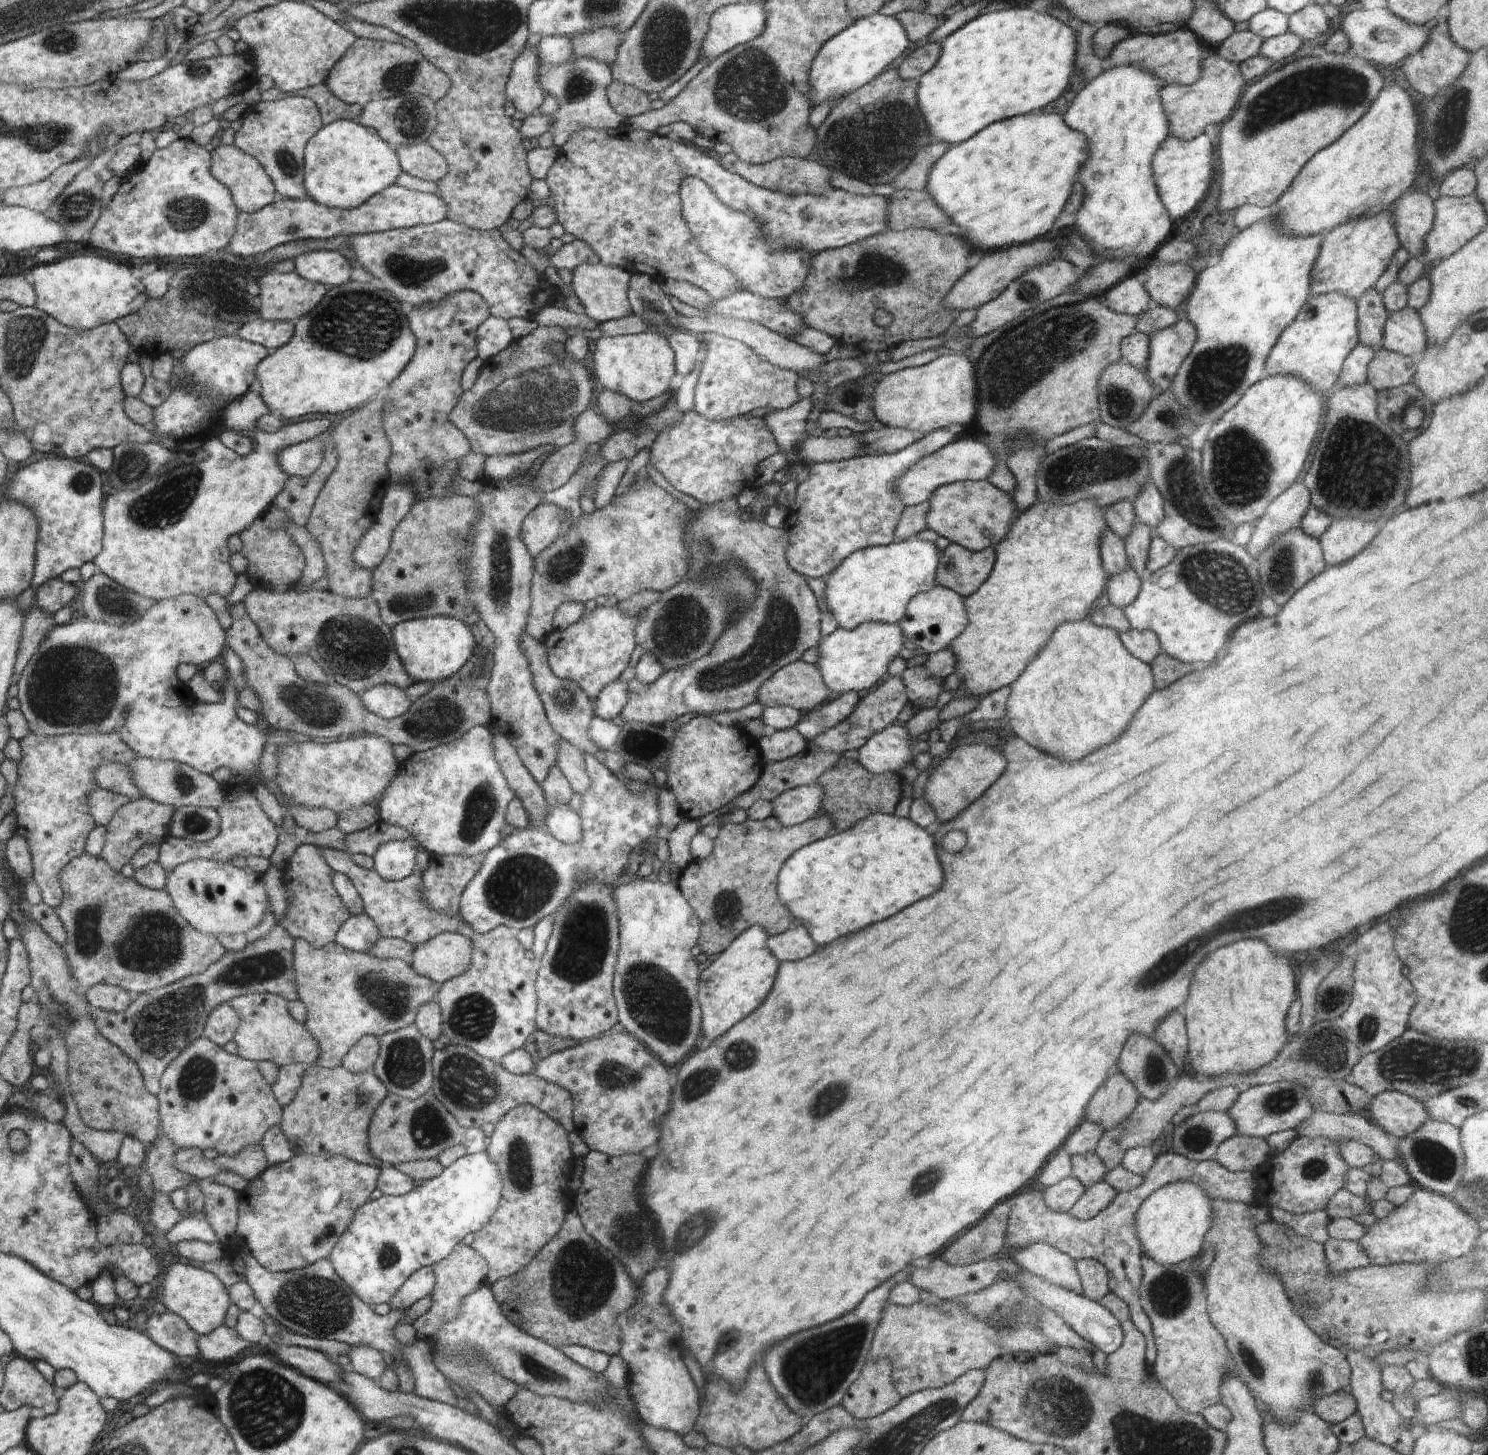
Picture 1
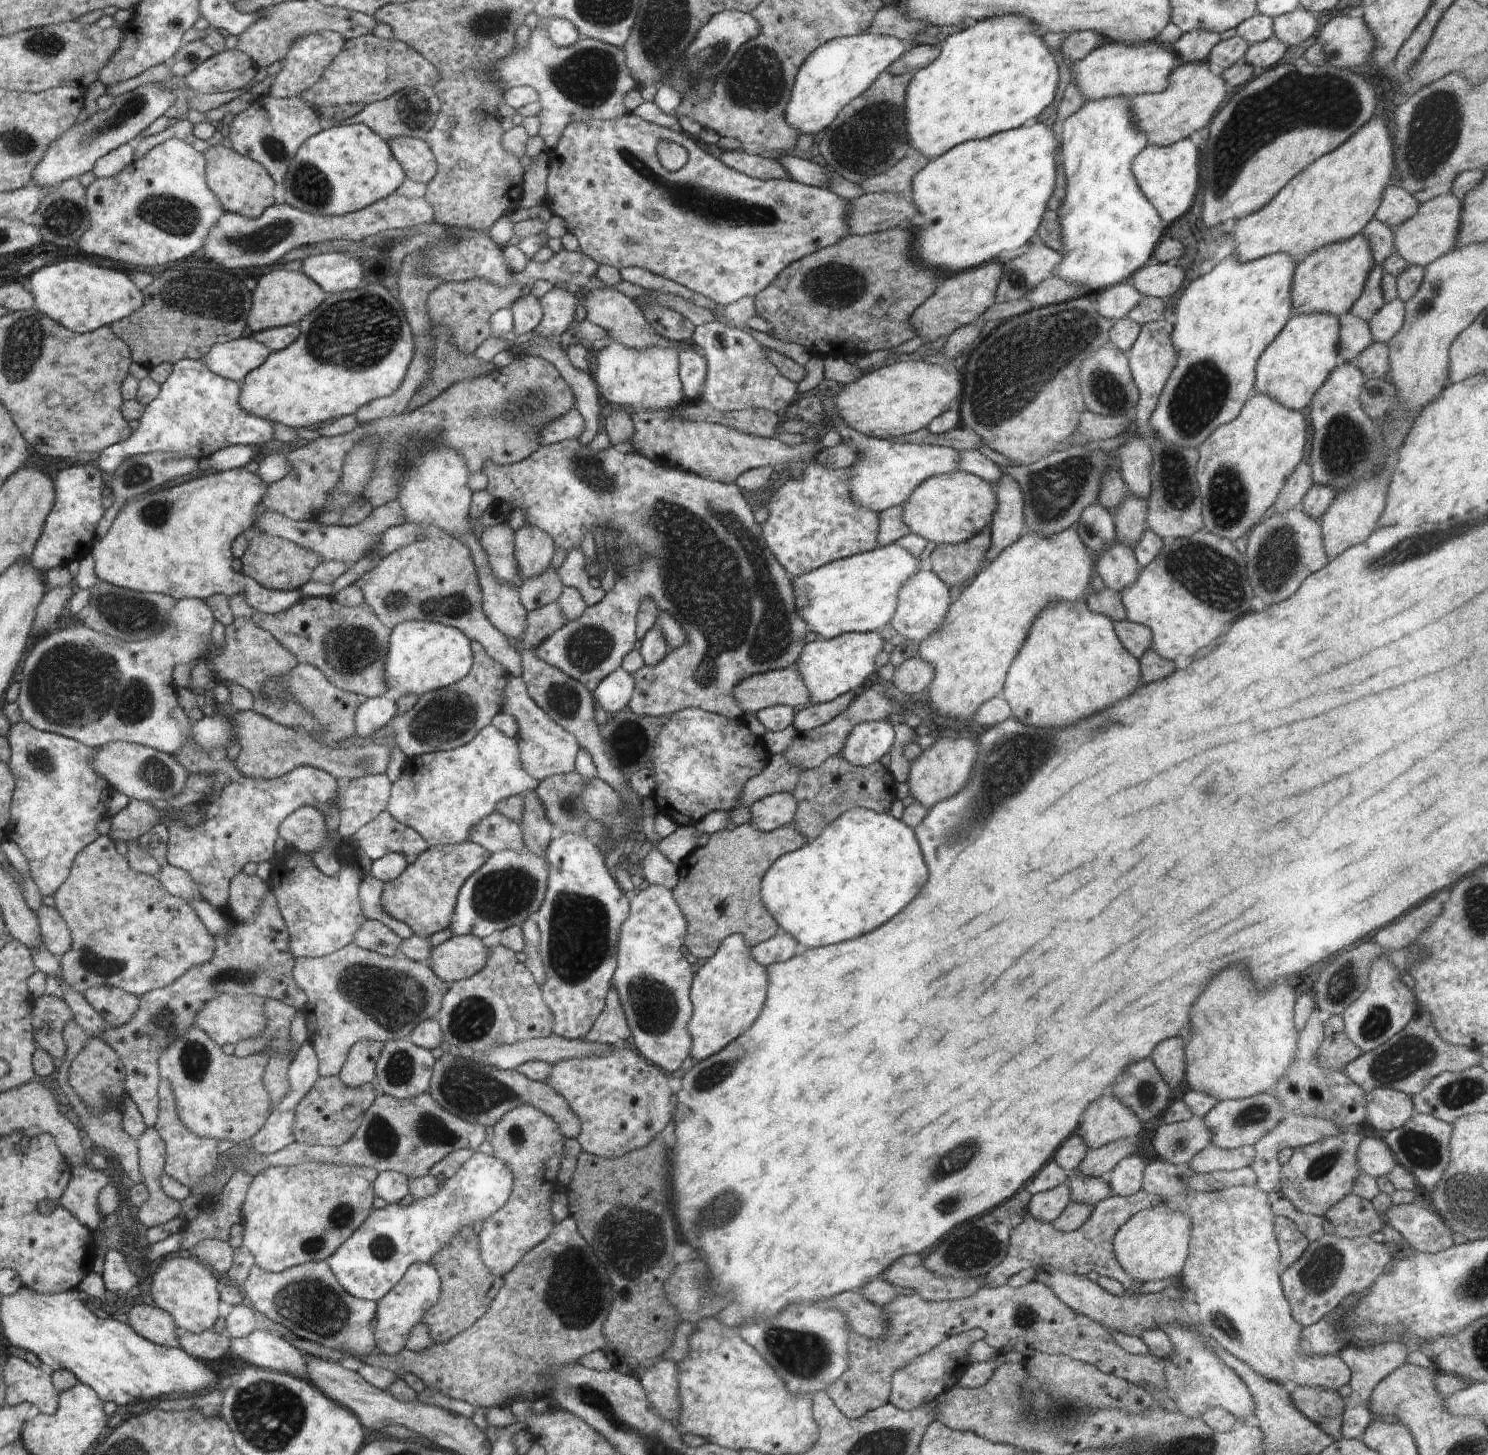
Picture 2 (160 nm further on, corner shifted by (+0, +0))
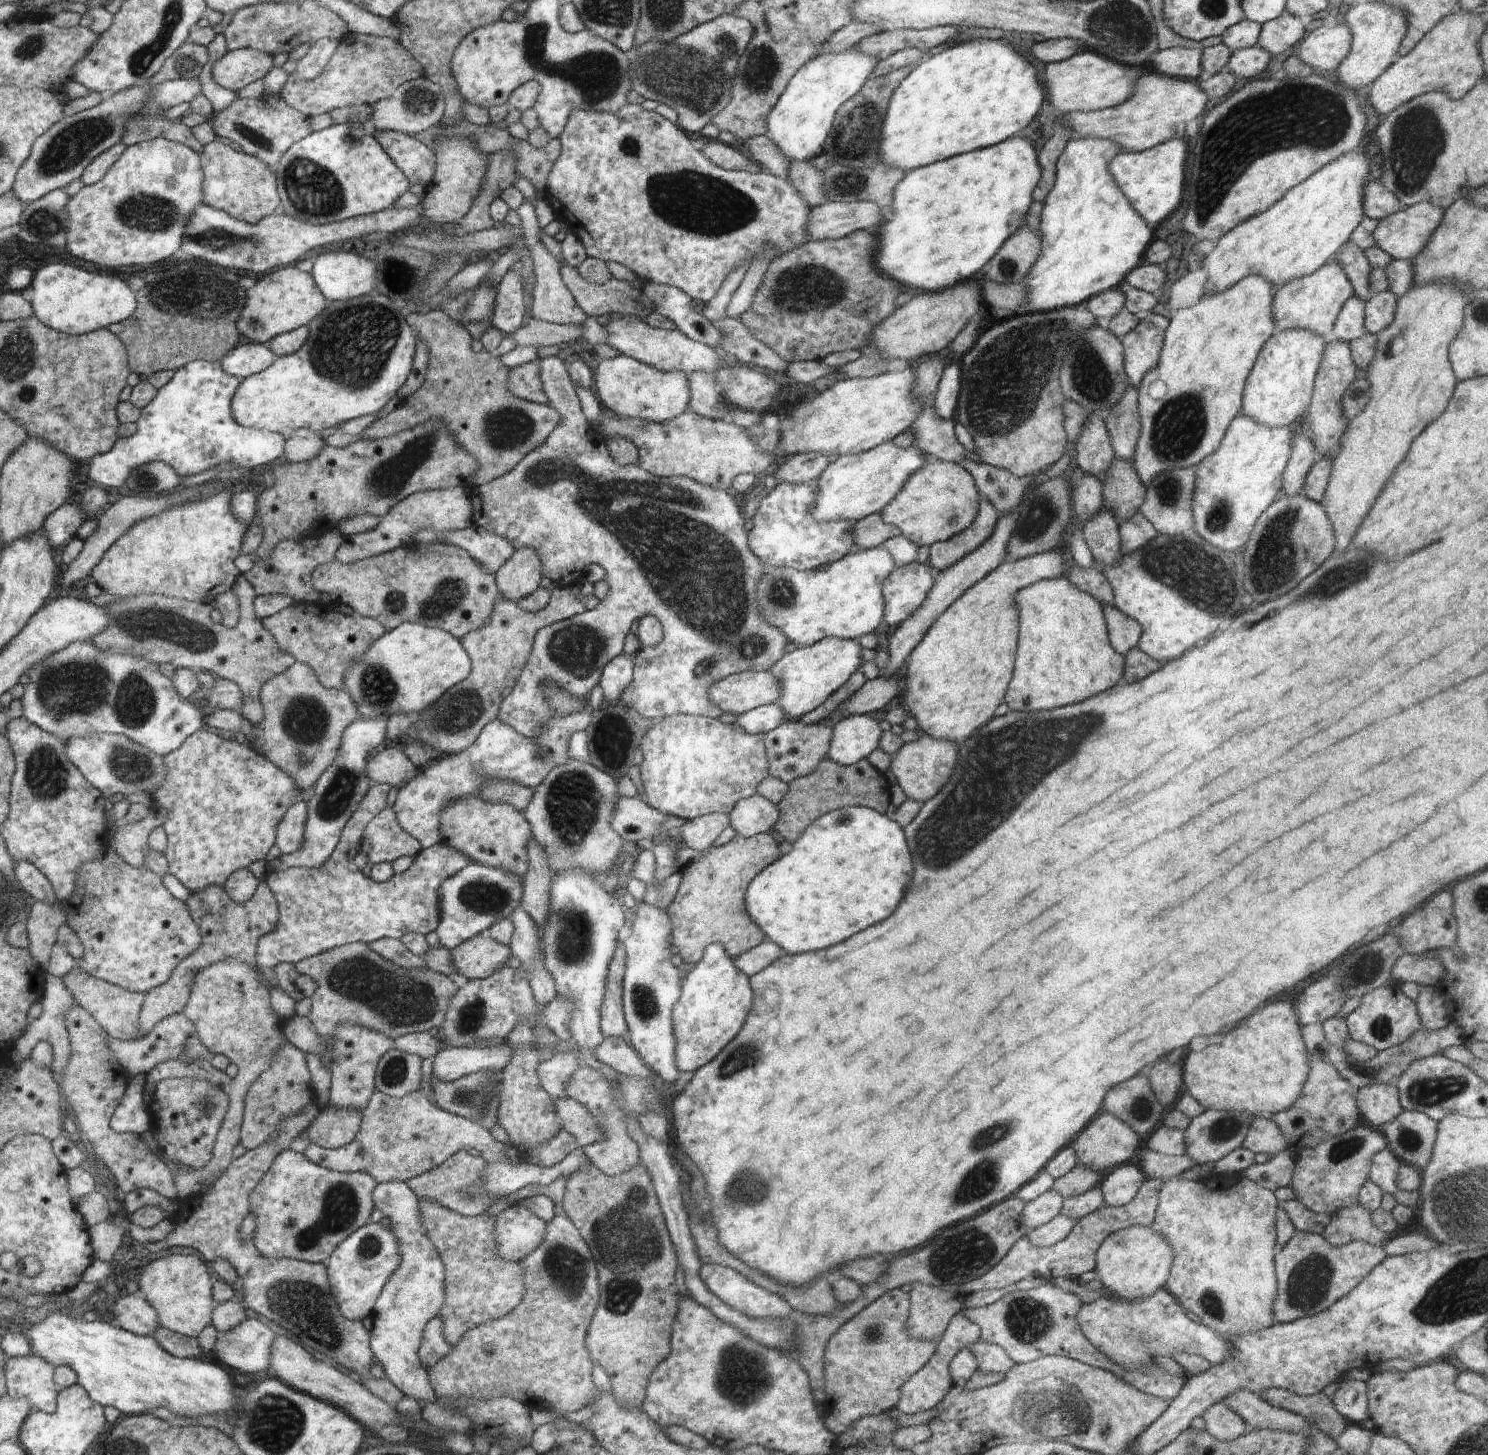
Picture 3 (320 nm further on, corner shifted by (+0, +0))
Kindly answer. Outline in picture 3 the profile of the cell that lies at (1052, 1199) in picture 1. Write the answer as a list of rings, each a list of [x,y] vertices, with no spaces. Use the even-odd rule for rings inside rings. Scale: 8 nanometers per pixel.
[[[1050,1189],[1038,1198],[1027,1202],[1023,1208],[1022,1219],[1028,1230],[1045,1225],[1056,1215],[1060,1214],[1063,1207],[1063,1196]]]

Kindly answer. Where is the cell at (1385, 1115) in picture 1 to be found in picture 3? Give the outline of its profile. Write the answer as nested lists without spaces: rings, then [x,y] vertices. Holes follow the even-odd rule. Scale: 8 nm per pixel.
[[[1372,1083],[1355,1090],[1359,1112],[1374,1126],[1382,1126],[1396,1118],[1403,1109],[1395,1084]]]

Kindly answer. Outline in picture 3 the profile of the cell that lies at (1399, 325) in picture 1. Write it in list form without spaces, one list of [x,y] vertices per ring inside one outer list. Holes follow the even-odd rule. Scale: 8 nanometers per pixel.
[[[1390,289],[1372,295],[1365,302],[1365,330],[1376,336],[1384,330],[1393,319],[1396,303],[1397,296]]]

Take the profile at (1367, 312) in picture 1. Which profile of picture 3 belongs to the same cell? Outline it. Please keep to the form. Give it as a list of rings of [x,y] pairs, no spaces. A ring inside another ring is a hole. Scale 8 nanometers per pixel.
[[[1350,240],[1339,248],[1336,258],[1351,282],[1353,294],[1366,302],[1372,296],[1368,284],[1372,268],[1364,251]]]

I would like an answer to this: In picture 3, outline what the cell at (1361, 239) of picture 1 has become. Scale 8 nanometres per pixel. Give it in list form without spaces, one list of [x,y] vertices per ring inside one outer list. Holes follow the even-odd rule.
[[[1336,256],[1314,274],[1290,281],[1276,289],[1272,297],[1272,316],[1276,325],[1275,333],[1286,329],[1311,330],[1319,337],[1333,329],[1338,313],[1342,310],[1347,298],[1353,295],[1351,282],[1338,264]]]

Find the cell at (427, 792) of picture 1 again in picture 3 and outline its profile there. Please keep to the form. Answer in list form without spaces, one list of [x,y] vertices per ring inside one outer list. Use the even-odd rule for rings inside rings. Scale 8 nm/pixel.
[[[497,718],[483,729],[478,740],[468,749],[417,768],[415,777],[398,790],[393,805],[398,824],[421,844],[422,849],[434,846],[442,838],[439,814],[450,801],[464,795],[479,796],[479,790],[490,779],[517,782],[534,790],[551,772],[552,762],[550,755],[539,753],[534,740]]]

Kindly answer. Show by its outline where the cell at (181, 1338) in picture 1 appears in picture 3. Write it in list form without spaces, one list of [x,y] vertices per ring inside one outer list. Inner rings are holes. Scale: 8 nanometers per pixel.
[[[120,1288],[120,1296],[115,1300],[114,1316],[118,1326],[125,1331],[140,1336],[153,1336],[159,1326],[159,1315],[155,1307],[138,1294],[124,1294]]]

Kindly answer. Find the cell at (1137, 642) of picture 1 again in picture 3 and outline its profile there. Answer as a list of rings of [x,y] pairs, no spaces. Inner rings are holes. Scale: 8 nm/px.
[[[1104,605],[1102,608],[1111,647],[1118,654],[1125,656],[1140,640],[1142,634],[1140,623],[1114,605]]]

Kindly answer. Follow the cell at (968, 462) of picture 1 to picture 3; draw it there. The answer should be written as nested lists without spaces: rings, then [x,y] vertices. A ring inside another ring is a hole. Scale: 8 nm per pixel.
[[[890,441],[863,453],[840,455],[835,462],[827,464],[816,480],[817,495],[811,504],[811,515],[821,523],[862,521],[874,512],[880,513],[886,503],[896,496],[910,474],[924,464],[921,453],[922,450],[913,444],[901,448]]]

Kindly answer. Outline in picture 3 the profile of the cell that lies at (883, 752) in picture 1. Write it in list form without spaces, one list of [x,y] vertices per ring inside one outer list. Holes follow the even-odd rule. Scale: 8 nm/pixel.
[[[868,715],[844,717],[833,724],[828,756],[843,766],[862,761],[876,748],[884,731]]]

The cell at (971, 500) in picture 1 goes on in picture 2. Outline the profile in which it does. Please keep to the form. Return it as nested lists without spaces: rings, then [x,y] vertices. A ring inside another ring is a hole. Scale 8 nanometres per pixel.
[[[952,469],[948,474],[942,473],[923,480],[900,507],[901,517],[910,533],[918,534],[930,542],[955,545],[972,538],[989,524],[996,508],[996,495],[991,484],[983,478],[968,471]]]

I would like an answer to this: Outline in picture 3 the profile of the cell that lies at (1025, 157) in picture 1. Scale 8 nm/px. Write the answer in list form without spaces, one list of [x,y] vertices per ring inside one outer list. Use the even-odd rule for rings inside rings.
[[[1010,137],[997,145],[962,153],[915,170],[908,171],[895,186],[893,215],[876,229],[879,241],[875,268],[904,288],[936,292],[976,277],[1006,239],[1026,224],[1032,193],[1041,171],[1037,154],[1026,138]]]

